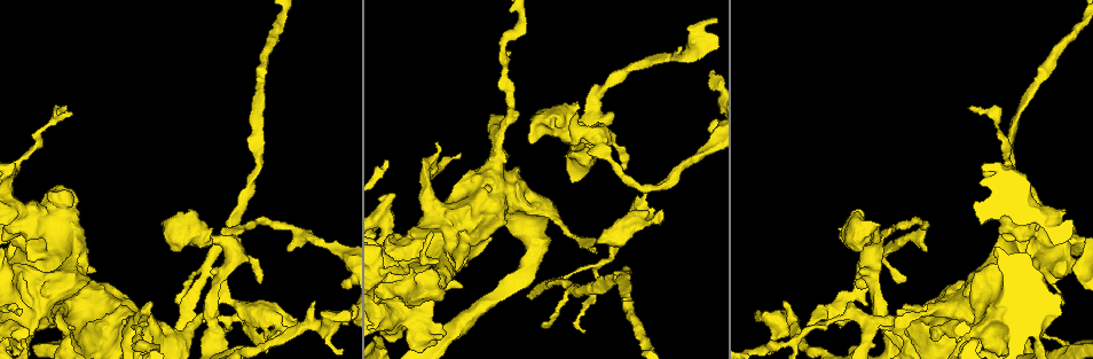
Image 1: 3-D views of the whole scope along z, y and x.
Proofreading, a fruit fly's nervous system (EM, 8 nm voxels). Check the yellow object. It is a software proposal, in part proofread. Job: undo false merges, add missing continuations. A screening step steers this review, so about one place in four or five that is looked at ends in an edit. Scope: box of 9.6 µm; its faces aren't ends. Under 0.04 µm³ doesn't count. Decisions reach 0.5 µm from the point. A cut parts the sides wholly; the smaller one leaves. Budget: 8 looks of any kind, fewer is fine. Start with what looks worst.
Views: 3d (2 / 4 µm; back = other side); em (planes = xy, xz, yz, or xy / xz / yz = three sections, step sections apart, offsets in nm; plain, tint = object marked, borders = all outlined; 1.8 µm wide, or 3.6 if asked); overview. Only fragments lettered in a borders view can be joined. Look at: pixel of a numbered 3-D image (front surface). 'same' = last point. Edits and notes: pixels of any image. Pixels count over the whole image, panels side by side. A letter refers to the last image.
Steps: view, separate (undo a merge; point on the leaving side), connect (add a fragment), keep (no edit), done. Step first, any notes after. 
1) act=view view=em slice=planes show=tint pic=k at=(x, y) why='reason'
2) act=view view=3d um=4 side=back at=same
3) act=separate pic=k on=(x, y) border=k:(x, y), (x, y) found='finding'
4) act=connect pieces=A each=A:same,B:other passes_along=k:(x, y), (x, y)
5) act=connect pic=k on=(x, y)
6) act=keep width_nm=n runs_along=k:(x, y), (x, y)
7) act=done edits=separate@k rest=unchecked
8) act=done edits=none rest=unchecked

act=view view=em slice=planes show=borders pic=1 at=(390, 232) why='sharp bend'

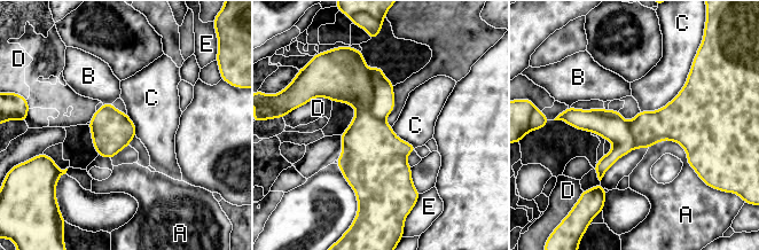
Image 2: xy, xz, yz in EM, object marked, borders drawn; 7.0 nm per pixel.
act=keep width_nm=240 each=A:other,B:other,C:other,D:other,E:other border=2:(396, 85), (394, 109), (385, 118) found='all the same cell'

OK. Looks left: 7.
act=view view=em um=3.6 slice=planes show=plain pic=1 at=(405, 308) why='sharp bend'

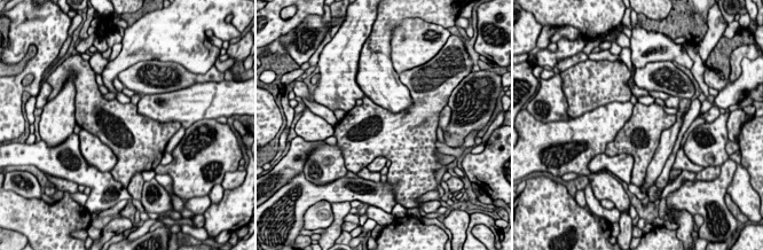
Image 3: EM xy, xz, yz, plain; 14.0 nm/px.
act=view view=em um=3.6 slice=planes show=borders at=same

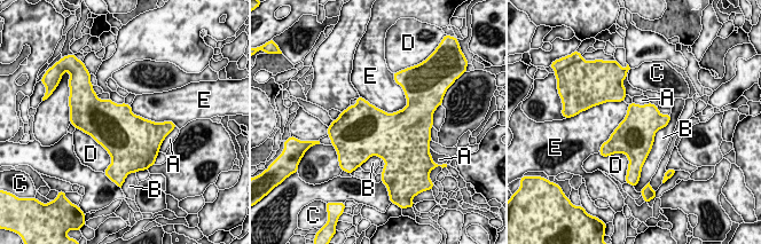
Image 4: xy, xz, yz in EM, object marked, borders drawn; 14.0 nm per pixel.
act=keep longest_contact=B:800nm each=A:other,B:other,C:other,D:other,E:other found='all the same cell'

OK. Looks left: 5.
act=view view=em slice=xy step=16 show=tint pic=1 at=(219, 319) why='touches itself'

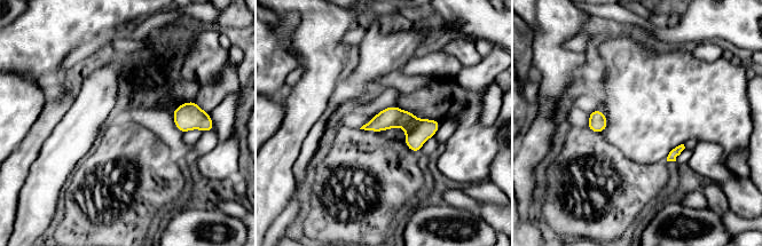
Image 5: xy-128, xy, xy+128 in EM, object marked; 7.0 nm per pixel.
act=view view=em slice=planes show=borders at=same

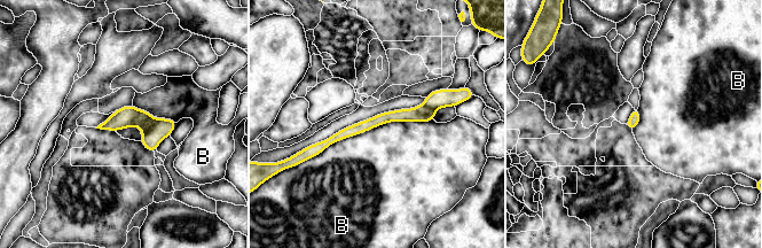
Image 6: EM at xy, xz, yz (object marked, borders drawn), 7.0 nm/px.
act=separate pic=6 on=(423, 114) each=B:other border=6:(424, 103), (434, 111) found='a second cell is stuck on'

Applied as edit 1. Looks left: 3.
act=done edits=separate@6 rest=unchecked

